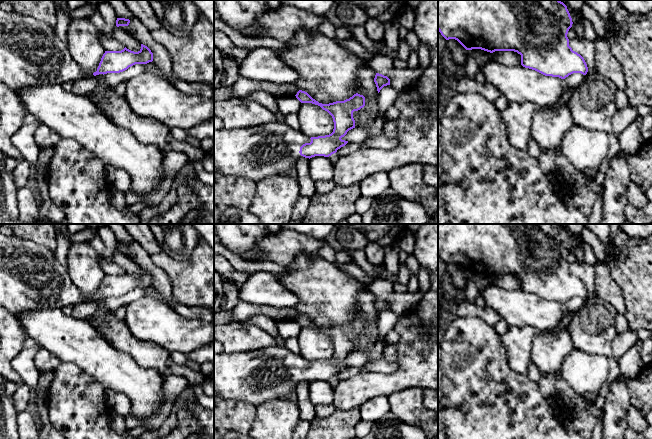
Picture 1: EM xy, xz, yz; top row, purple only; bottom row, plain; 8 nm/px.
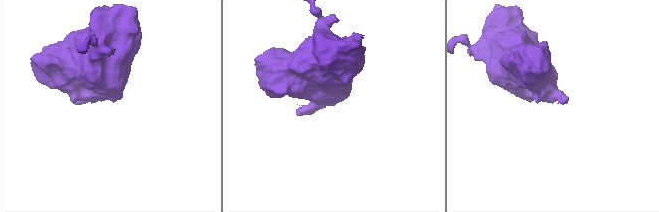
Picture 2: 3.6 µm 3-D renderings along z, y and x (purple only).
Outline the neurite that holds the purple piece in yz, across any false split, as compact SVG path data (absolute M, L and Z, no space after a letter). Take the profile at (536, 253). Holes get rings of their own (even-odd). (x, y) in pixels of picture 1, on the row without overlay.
M438 224L438 255L446 264L455 263L466 274L481 273L490 277L495 275L517 276L521 279L521 289L523 291L535 294L545 300L559 301L561 303L565 303L573 297L586 299L588 296L584 282L569 270L567 258L572 248L572 242L567 230L560 224Z

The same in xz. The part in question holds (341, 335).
M299 314L295 319L301 327L312 327L327 335L333 342L334 353L329 359L308 361L284 347L275 345L244 353L221 353L214 355L214 394L223 399L250 403L256 407L271 400L292 399L300 382L329 381L348 365L342 364L347 356L355 352L353 336L365 330L365 321L358 317L344 325L322 328L307 316Z

